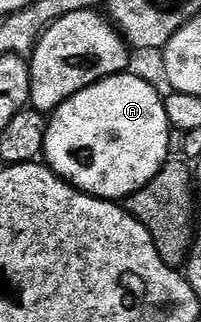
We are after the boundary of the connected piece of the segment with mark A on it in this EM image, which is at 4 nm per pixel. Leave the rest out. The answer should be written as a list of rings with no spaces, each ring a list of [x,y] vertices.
[[[131,71],[120,73],[119,76],[111,76],[105,80],[99,80],[96,84],[91,84],[86,90],[82,90],[78,94],[74,94],[66,102],[62,102],[55,112],[51,113],[48,121],[48,133],[45,138],[45,146],[43,155],[46,157],[46,163],[52,171],[58,173],[63,180],[69,184],[79,188],[81,192],[89,192],[92,196],[97,196],[103,200],[115,200],[117,202],[127,201],[129,198],[135,197],[137,192],[141,192],[152,179],[165,171],[168,160],[168,151],[172,148],[172,134],[174,135],[174,127],[170,117],[167,116],[167,106],[165,97],[160,96],[160,92],[148,80],[143,80],[140,76],[132,76]]]

